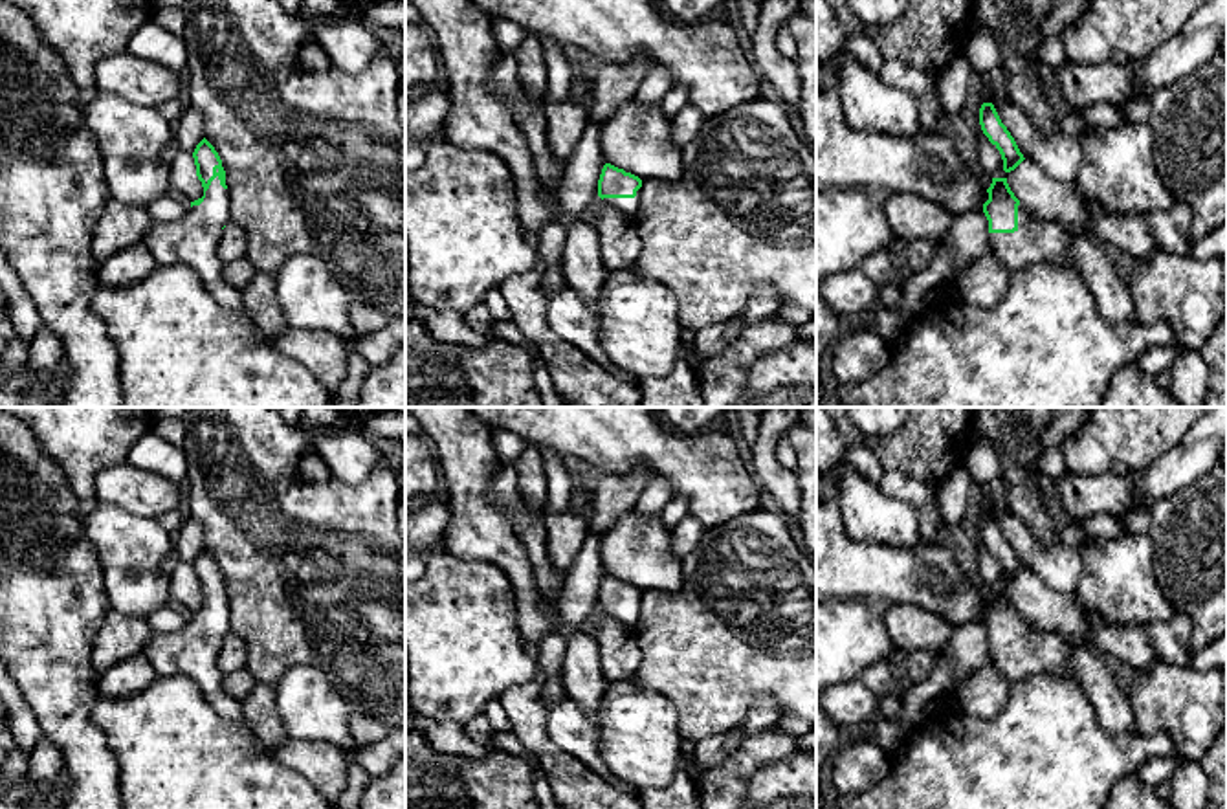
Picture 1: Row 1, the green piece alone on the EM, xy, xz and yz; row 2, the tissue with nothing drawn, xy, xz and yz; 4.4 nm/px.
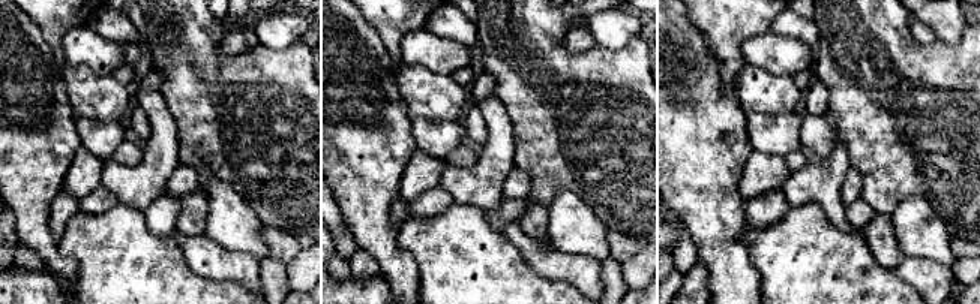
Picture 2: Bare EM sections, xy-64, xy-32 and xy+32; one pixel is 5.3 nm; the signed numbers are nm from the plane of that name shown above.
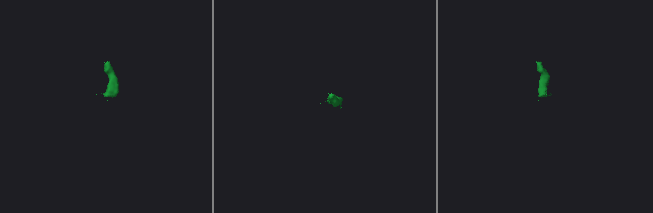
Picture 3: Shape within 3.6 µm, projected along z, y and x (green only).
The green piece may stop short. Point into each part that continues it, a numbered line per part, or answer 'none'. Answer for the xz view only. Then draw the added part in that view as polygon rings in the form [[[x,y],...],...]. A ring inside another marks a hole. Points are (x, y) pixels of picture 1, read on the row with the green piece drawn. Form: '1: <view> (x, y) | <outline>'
1: xz (628, 206) | [[[642,187],[636,191],[635,198],[603,198],[603,204],[613,205],[633,218],[640,205]]]

